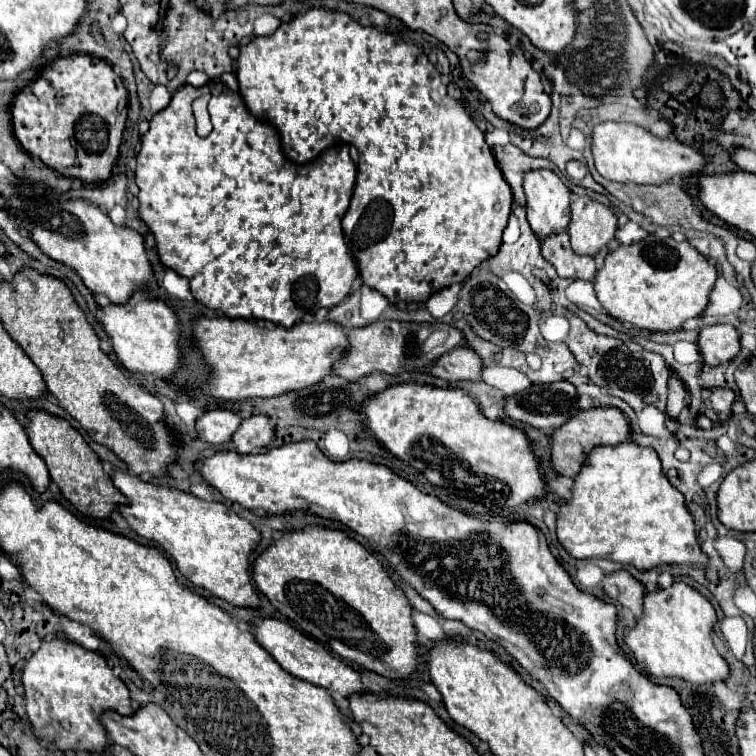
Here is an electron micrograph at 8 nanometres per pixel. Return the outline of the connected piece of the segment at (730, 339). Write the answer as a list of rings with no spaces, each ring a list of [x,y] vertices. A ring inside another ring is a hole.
[[[732,325],[704,327],[698,337],[698,345],[700,345],[700,353],[706,361],[706,365],[710,365],[710,367],[732,361],[742,349],[740,333]]]

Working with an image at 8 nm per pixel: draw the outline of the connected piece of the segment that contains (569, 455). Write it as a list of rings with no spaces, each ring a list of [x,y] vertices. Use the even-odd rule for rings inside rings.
[[[596,407],[590,411],[580,411],[566,425],[552,433],[552,467],[566,477],[576,477],[580,473],[580,467],[586,463],[586,455],[590,455],[590,449],[596,449],[600,445],[620,445],[628,441],[630,435],[630,421],[620,409]]]

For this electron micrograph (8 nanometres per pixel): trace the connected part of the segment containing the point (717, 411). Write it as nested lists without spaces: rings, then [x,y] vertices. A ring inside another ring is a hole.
[[[714,389],[704,393],[704,415],[712,421],[726,423],[732,417],[732,405],[734,405],[734,393],[730,389]]]

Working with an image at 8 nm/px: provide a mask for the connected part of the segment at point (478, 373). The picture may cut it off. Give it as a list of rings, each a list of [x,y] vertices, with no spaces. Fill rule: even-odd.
[[[454,349],[432,367],[432,375],[446,381],[482,381],[482,371],[482,359],[470,349]]]

